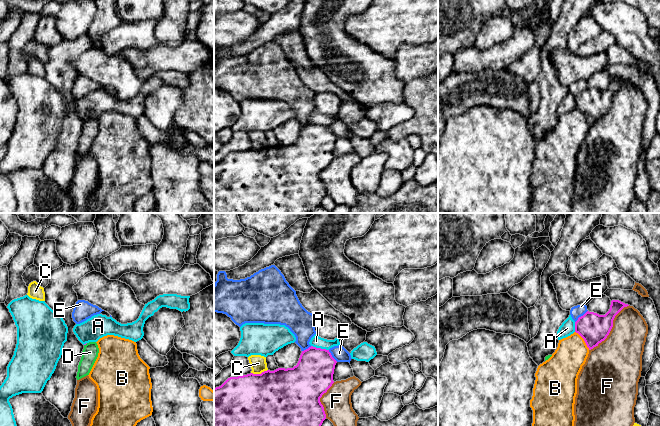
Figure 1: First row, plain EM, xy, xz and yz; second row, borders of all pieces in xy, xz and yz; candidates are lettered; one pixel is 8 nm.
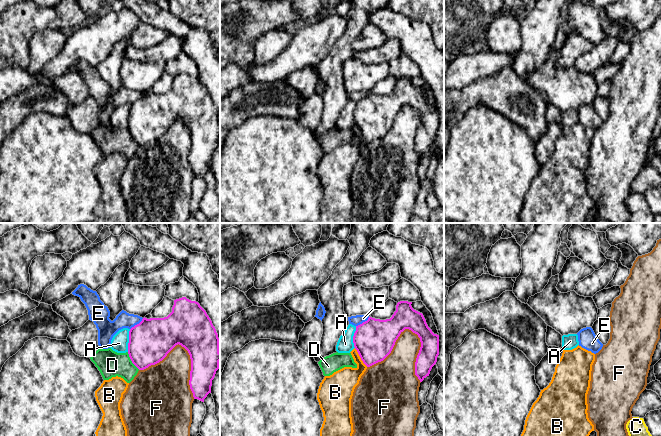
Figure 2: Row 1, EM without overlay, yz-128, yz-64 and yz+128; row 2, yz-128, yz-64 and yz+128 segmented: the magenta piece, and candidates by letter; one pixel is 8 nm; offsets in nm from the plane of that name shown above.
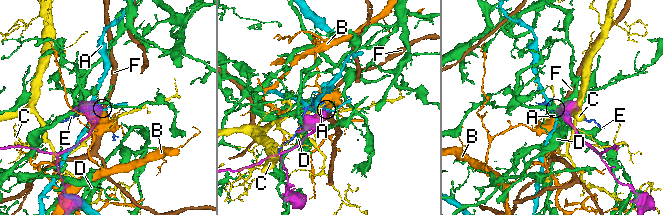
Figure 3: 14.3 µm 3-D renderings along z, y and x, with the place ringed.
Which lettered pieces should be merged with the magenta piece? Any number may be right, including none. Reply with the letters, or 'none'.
none

